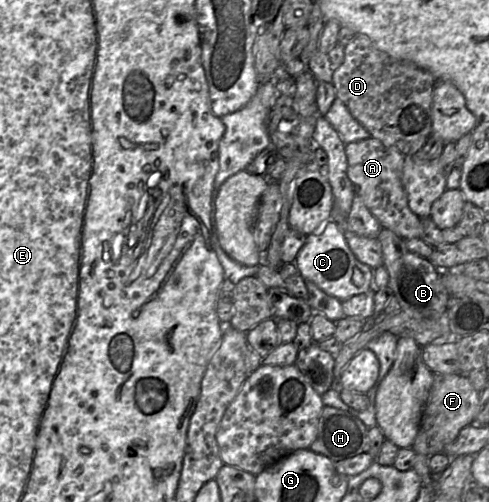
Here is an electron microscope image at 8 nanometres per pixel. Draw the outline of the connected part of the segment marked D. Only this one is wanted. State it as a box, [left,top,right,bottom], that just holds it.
[332,34,437,156]

